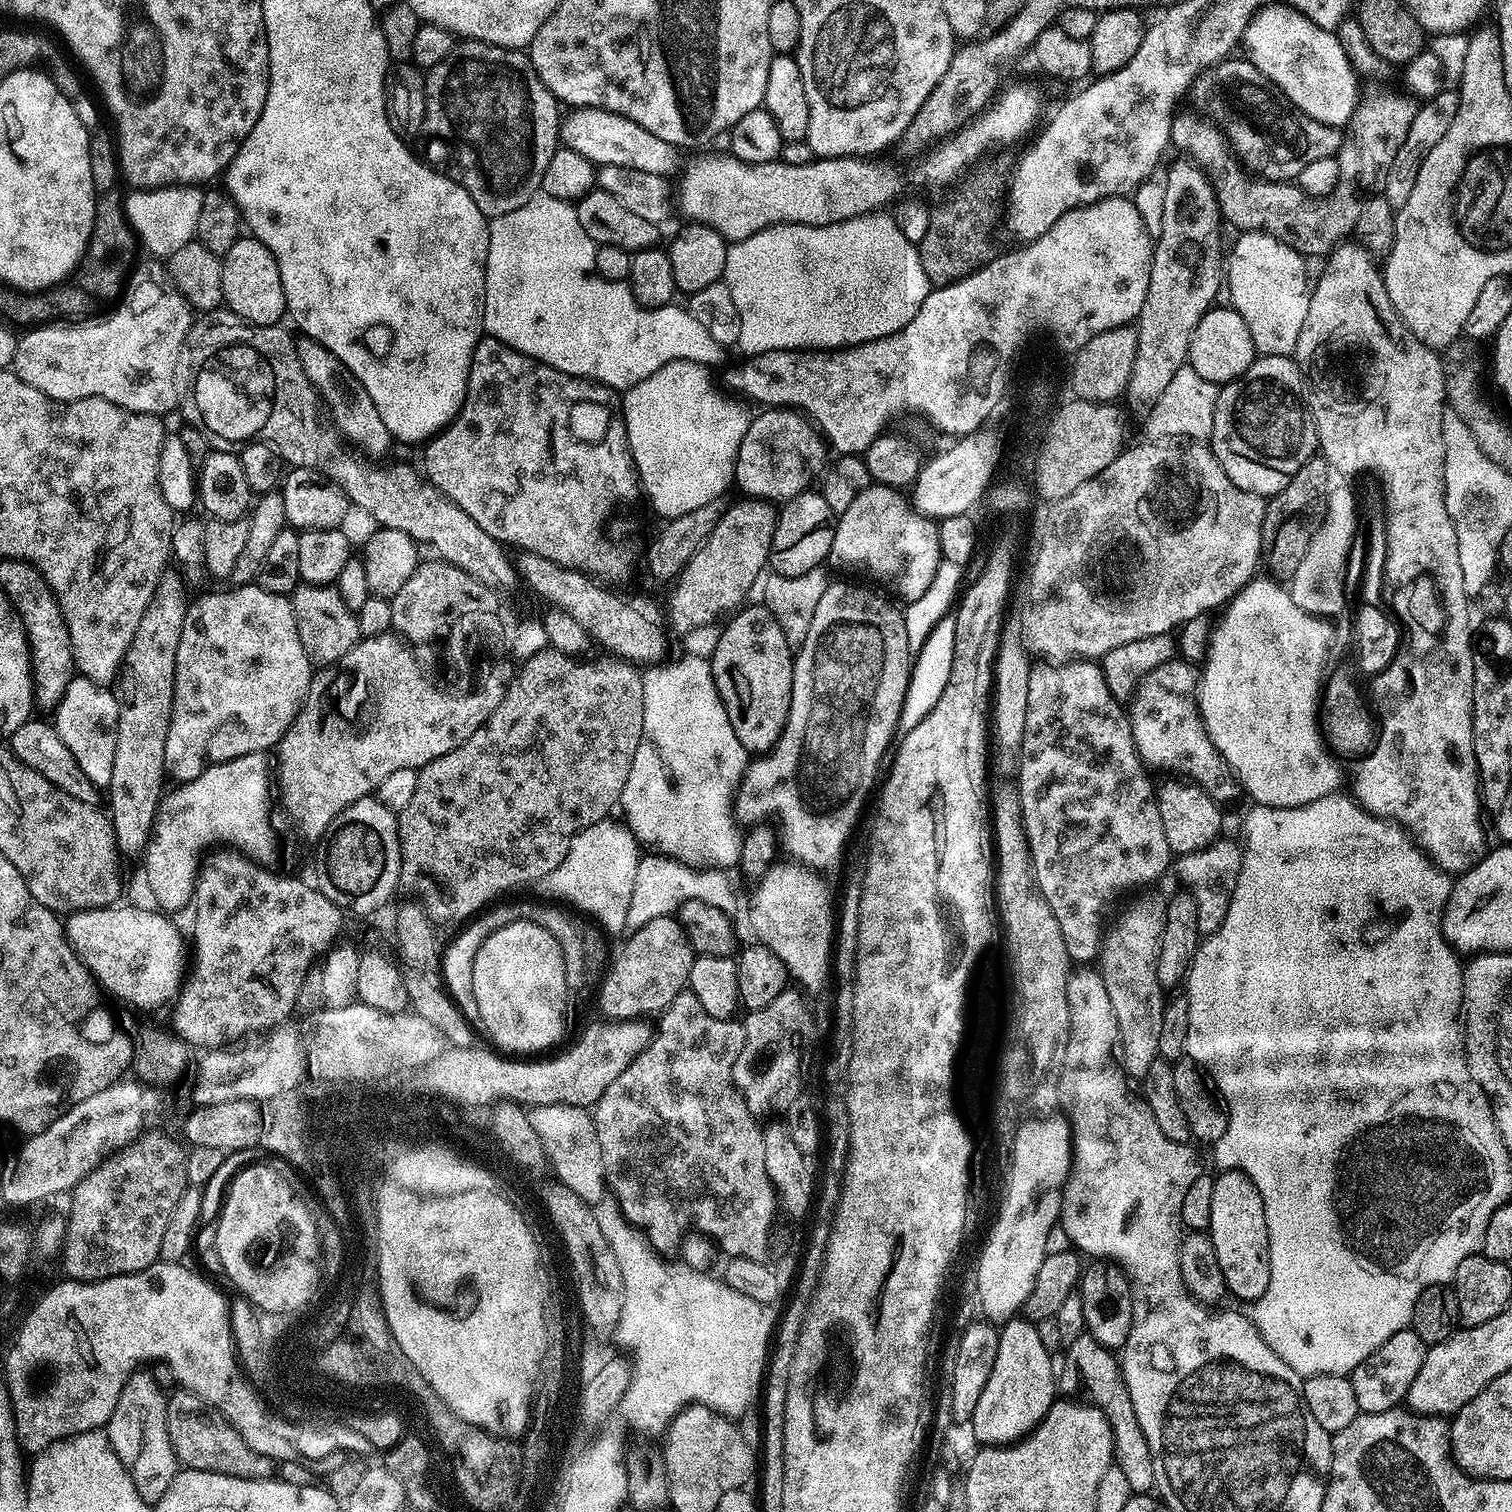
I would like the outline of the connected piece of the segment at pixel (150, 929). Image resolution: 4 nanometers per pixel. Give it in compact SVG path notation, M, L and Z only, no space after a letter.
M120 907L71 913L66 920L69 944L84 961L95 983L118 999L136 1008L160 1008L175 1001L186 976L184 940L179 930L160 912Z

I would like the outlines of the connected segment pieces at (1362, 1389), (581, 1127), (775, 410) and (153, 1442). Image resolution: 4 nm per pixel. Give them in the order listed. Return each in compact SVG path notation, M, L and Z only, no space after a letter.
M1406 1327L1398 1334L1386 1338L1370 1358L1366 1358L1350 1373L1354 1386L1354 1395L1358 1397L1361 1413L1385 1412L1391 1408L1399 1408L1405 1403L1410 1386L1414 1386L1414 1378L1418 1378L1418 1370L1422 1370L1422 1362L1426 1358L1429 1345L1418 1338L1418 1334Z
M568 1104L535 1105L527 1123L537 1132L547 1163L556 1171L555 1179L565 1184L578 1198L593 1206L606 1192L602 1146L598 1146L598 1134L587 1107L576 1108Z
M768 406L760 413L753 415L748 421L748 429L742 438L742 446L738 446L736 455L735 487L741 488L743 495L757 500L769 502L787 502L793 500L809 487L812 476L819 477L825 467L824 448L826 440L818 431L815 423L805 413L787 406Z
M148 1370L133 1372L122 1386L106 1425L110 1446L114 1454L118 1454L122 1466L126 1466L134 1490L140 1495L141 1500L153 1506L160 1503L162 1494L166 1494L170 1482L178 1471L178 1463L167 1428L170 1405L164 1401L163 1394L165 1393L161 1387L152 1381Z

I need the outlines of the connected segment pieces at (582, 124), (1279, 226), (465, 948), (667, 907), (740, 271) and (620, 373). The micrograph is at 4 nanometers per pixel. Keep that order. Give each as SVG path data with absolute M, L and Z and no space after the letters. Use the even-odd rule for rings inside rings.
M572 108L563 117L560 126L560 138L563 147L570 150L578 150L586 159L599 166L626 166L634 170L646 170L646 174L658 174L667 177L668 172L676 168L676 155L678 149L674 144L662 142L650 130L638 126L625 116L619 116L613 112L607 112L604 108Z
M1376 92L1373 96L1359 97L1352 119L1346 125L1344 144L1339 150L1340 181L1329 196L1307 196L1295 183L1277 182L1263 178L1250 179L1239 160L1236 159L1223 132L1207 119L1194 116L1173 115L1171 147L1181 148L1187 159L1195 167L1201 168L1212 184L1216 201L1220 207L1221 217L1236 227L1240 232L1264 232L1268 236L1278 238L1286 246L1305 258L1311 256L1327 257L1355 233L1358 214L1362 214L1362 206L1370 197L1379 193L1386 182L1386 174L1394 163L1398 150L1402 150L1402 142L1406 142L1406 130L1410 130L1410 122L1414 122L1414 114L1418 107L1411 95L1400 92Z
M516 900L513 904L499 904L481 911L475 918L469 919L461 927L465 928L449 944L447 942L443 949L440 975L443 976L445 989L456 1004L464 1006L469 1003L468 990L472 988L474 982L474 958L478 958L478 950L482 946L482 942L486 942L486 938L490 938L490 934L494 934L494 930L502 930L502 926L515 920L535 920L538 926L542 926L542 930L550 930L550 934L554 934L558 946L562 946L562 954L572 952L572 984L580 984L580 940L576 940L576 932L572 932L572 928L568 928L568 920L564 920L564 916L560 916L560 906L531 904L528 900Z
M647 853L641 857L635 871L634 889L625 927L629 931L636 931L654 918L677 913L687 901L702 901L722 909L723 912L735 913L738 898L727 876L729 875L721 869L690 868L660 853Z
M869 214L867 216L855 216L849 220L840 220L837 224L826 226L810 226L809 224L773 224L770 228L763 228L758 234L739 242L728 245L726 254L726 270L722 283L730 290L730 298L734 298L734 306L738 306L738 318L740 319L740 330L736 333L735 343L740 343L740 348L745 357L761 356L774 350L786 350L795 352L797 350L835 350L837 348L851 348L857 344L865 344L878 338L886 338L895 332L901 332L914 318L918 307L918 295L916 296L916 276L918 277L918 264L915 259L904 260L908 256L910 245L906 234L896 227L896 219L890 214ZM896 243L896 256L900 260L880 261L876 252L888 252L892 244Z
M541 190L528 199L525 204L518 206L518 210L510 210L510 214L495 217L488 225L488 233L490 234L490 246L484 267L484 277L486 278L484 330L487 335L501 340L506 347L526 354L530 360L539 360L541 364L548 364L551 368L557 368L559 372L565 372L568 376L578 376L598 384L604 384L609 390L632 388L638 382L650 378L650 374L654 374L659 368L669 364L671 360L689 360L705 366L713 366L712 364L723 362L724 348L720 345L721 341L717 337L711 336L702 326L702 321L697 316L692 315L687 307L676 308L675 303L670 303L661 308L641 308L640 303L632 296L632 289L625 281L610 282L606 278L596 275L594 254L598 245L592 241L590 234L586 234L586 230L582 230L582 222L578 222L575 203L559 200Z

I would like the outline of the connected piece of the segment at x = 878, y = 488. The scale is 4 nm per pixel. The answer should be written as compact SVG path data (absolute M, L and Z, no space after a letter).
M872 482L862 494L858 494L858 498L854 498L854 502L850 502L850 510L839 513L831 555L837 556L844 564L861 564L870 575L889 584L904 602L911 602L930 592L930 584L942 561L936 525L935 519L924 516L913 507L903 491Z

